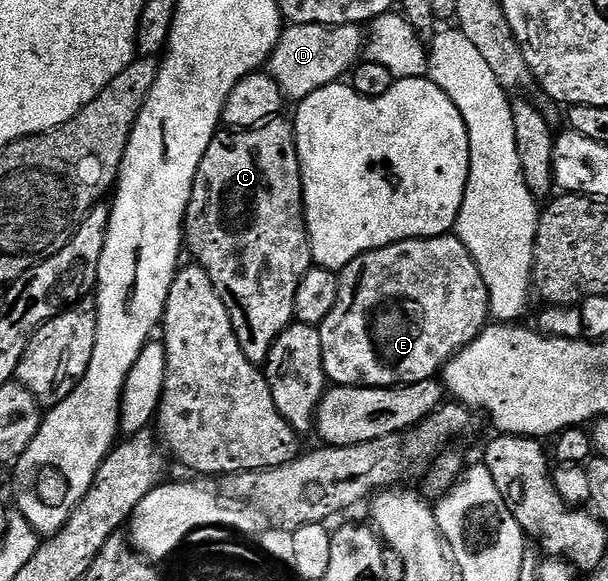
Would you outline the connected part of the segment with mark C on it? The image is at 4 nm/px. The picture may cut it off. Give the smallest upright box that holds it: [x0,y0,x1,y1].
[184,118,312,366]

